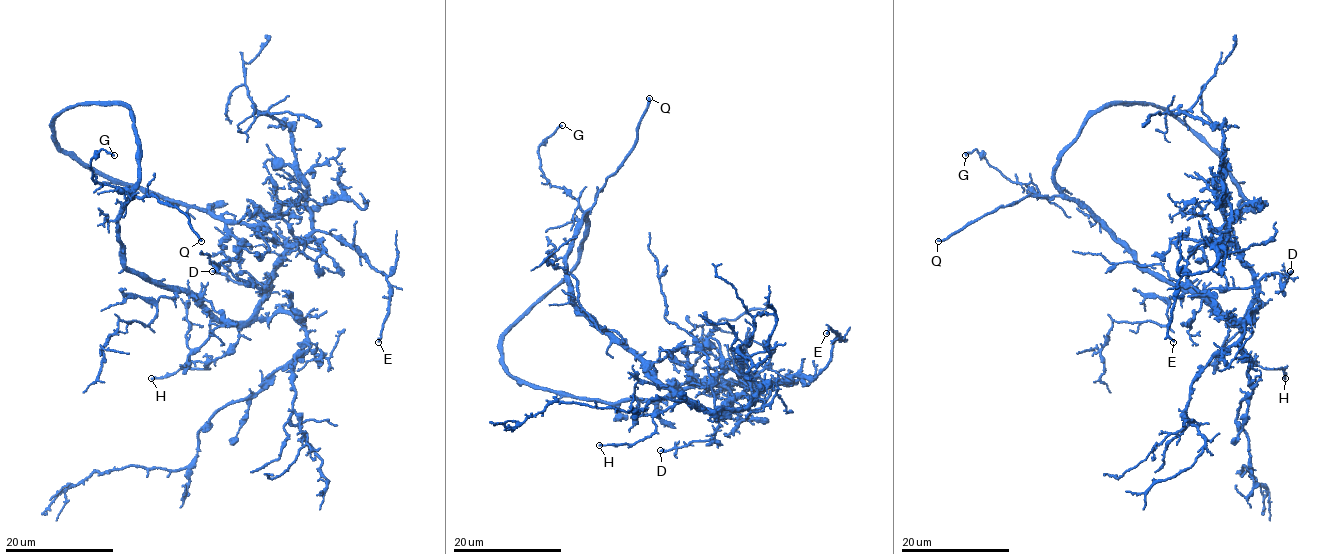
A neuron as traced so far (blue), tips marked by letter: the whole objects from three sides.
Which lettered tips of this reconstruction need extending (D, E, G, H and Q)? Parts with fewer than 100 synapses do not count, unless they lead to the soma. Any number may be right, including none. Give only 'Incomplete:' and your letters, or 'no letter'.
Incomplete: Q

